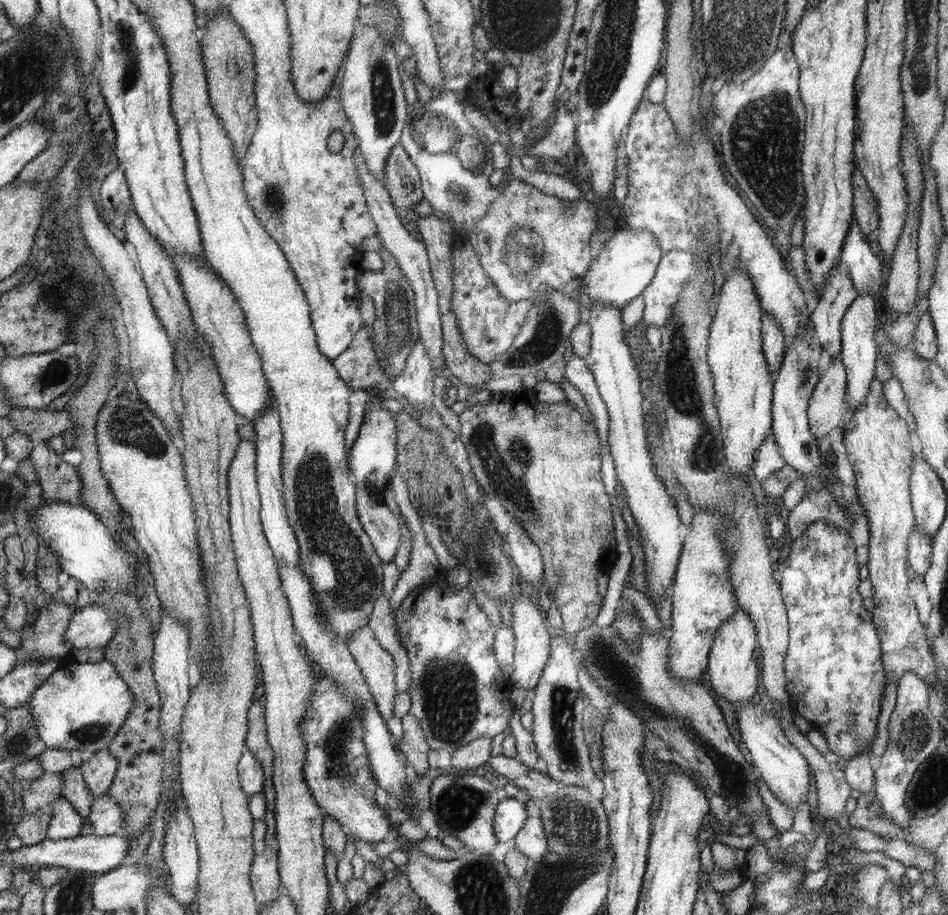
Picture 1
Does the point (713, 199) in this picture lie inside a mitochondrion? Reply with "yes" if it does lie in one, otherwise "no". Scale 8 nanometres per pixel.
no

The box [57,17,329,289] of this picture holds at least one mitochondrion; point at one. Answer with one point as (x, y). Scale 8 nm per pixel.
(125, 37)

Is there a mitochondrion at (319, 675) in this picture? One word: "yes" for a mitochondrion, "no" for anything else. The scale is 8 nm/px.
no

